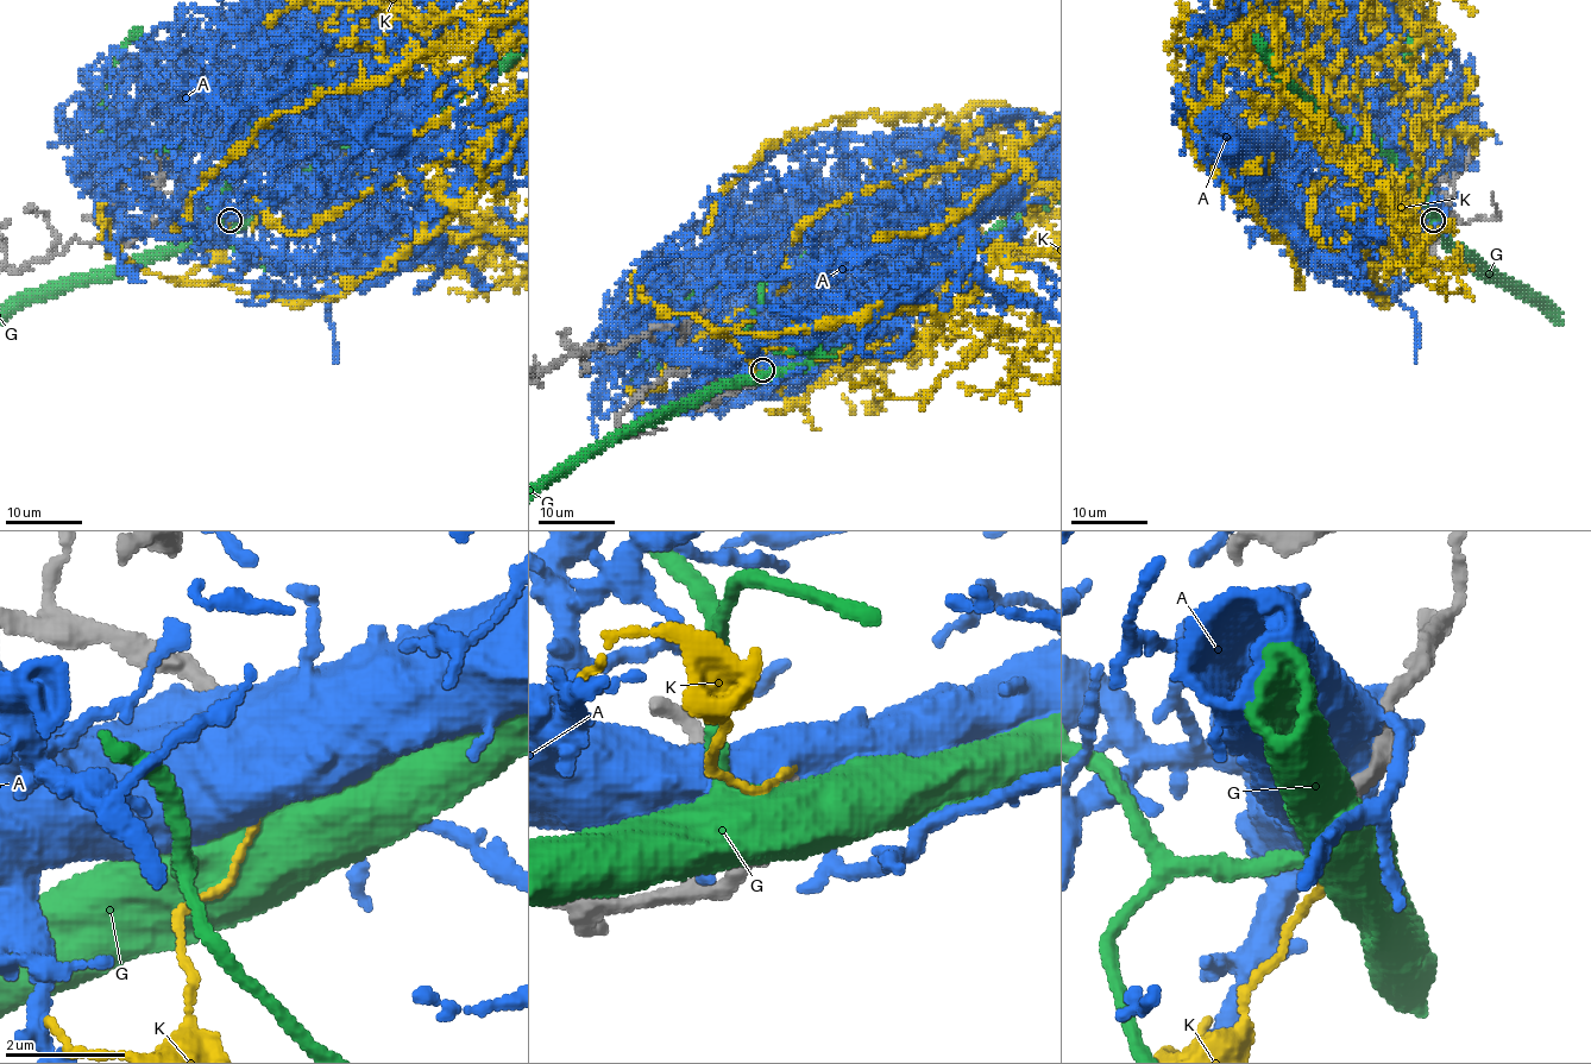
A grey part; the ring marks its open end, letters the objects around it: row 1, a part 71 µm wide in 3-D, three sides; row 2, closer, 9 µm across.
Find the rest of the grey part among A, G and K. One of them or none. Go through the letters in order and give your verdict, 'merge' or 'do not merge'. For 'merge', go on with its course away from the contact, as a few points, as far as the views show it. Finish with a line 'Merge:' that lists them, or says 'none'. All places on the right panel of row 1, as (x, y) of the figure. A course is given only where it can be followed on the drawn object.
A: do not merge
G: do not merge
K: do not merge
Merge: none

